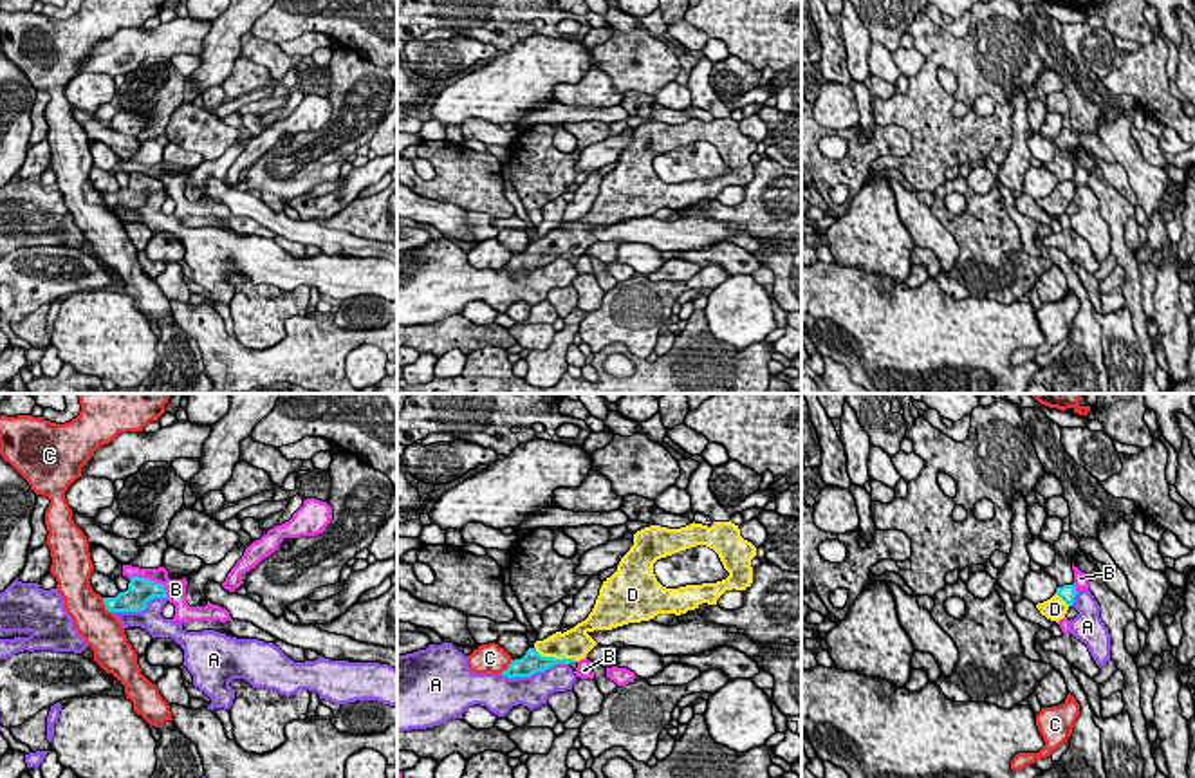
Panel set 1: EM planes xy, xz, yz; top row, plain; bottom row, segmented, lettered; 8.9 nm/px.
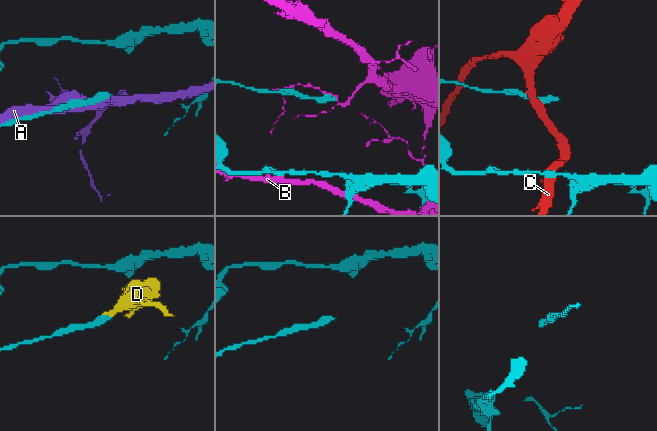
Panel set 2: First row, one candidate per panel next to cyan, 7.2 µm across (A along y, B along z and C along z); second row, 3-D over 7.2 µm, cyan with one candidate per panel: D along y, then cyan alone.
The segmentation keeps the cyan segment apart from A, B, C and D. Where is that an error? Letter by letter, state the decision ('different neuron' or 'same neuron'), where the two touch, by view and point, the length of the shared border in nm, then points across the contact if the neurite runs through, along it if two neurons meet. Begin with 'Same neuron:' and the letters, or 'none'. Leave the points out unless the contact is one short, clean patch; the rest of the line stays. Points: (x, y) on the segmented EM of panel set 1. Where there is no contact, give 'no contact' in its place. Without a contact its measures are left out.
Same neuron: D
A: different neuron | xz (533, 674) | 600 nm
B: different neuron | xy (152, 582) | 400 nm
C: different neuron | xy (105, 605) | 170 nm
D: same neuron | xz (553, 657) | 400 nm | across xz (531, 663), (540, 657), (553, 657), (574, 643)

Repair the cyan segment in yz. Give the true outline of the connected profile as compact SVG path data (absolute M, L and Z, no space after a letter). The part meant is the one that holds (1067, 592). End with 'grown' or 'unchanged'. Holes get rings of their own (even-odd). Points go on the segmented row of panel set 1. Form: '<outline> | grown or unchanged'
M1074 585L1058 587L1056 594L1047 601L1038 603L1036 608L1047 619L1058 623L1060 619L1065 617L1067 610L1072 607L1076 594L1078 592Z | grown

